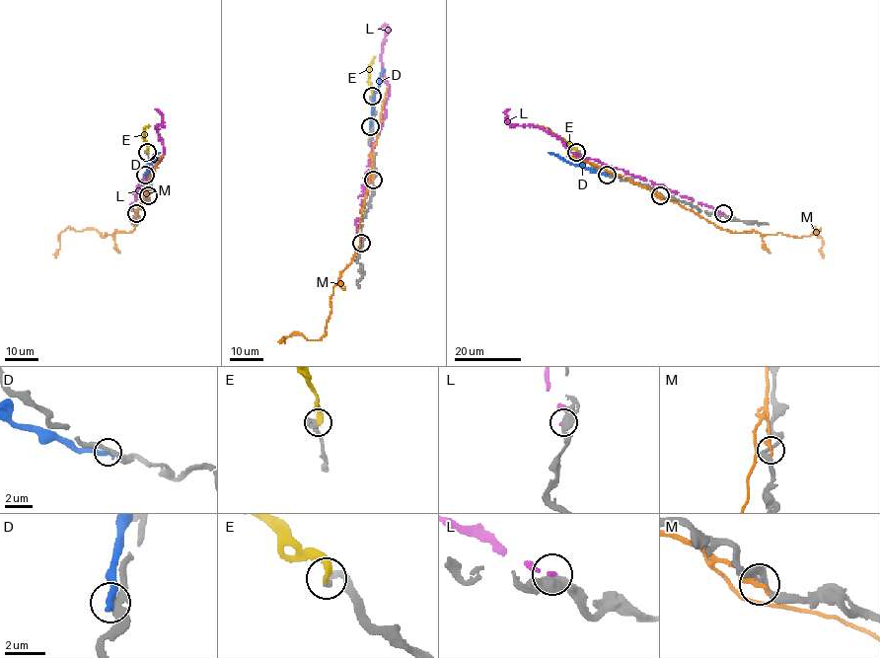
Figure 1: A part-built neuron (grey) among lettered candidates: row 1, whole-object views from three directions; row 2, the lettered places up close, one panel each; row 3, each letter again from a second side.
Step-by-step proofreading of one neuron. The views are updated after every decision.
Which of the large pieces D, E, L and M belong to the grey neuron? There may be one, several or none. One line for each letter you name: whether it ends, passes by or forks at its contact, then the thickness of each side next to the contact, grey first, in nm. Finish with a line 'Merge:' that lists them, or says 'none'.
E: it ends; calibres 360 and 360 nm
Merge: E

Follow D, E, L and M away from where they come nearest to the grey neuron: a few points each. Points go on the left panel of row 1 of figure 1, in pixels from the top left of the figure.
D: (145, 175), (159, 152)
E: (148, 152), (143, 138), (144, 127), (148, 125)
L: (136, 214), (131, 204), (137, 196), (137, 187), (164, 155), (156, 127), (163, 123), (163, 116), (155, 109)
M: (148, 195), (148, 191), (131, 232), (105, 233), (103, 237), (94, 229), (67, 228), (58, 236), (55, 257)

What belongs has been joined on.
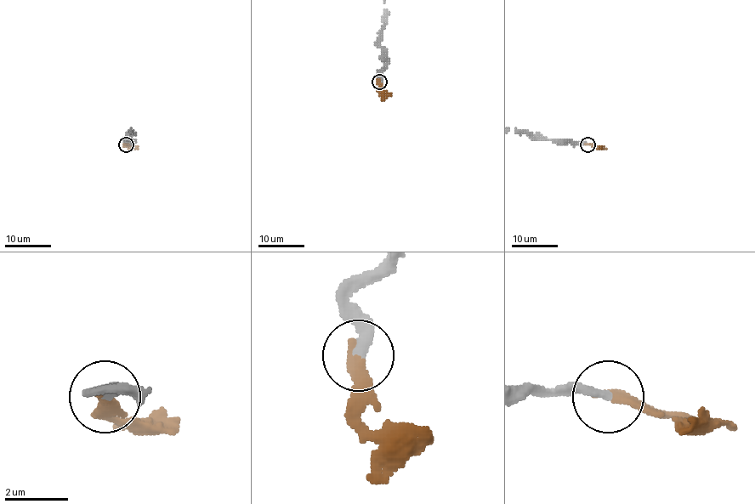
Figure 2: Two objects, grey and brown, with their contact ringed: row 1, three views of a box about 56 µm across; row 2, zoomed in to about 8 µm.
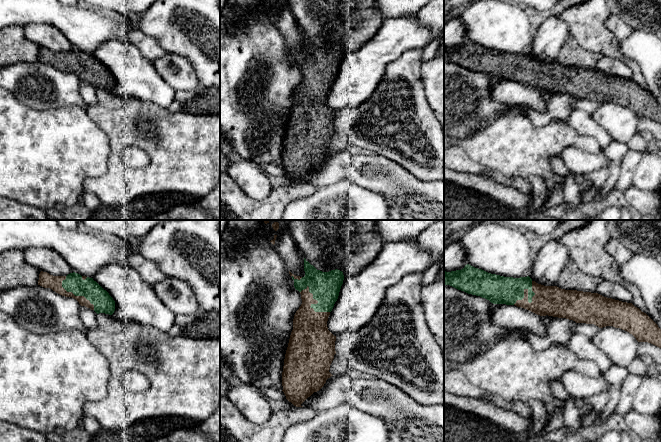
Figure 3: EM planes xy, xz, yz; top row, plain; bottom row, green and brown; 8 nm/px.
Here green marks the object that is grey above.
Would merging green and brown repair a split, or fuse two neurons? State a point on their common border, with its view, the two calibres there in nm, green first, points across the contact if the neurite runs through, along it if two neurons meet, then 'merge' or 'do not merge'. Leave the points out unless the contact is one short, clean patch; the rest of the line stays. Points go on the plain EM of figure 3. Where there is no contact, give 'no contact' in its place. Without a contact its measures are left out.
yz (528, 73) | 220/240 nm | merge

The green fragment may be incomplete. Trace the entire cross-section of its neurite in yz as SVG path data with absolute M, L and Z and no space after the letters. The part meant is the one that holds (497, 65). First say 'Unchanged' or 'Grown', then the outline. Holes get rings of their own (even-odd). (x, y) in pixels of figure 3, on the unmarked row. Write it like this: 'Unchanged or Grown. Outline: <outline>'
Grown. Outline: M469 40L461 46L444 47L444 61L450 61L468 70L480 72L493 80L515 81L540 92L566 94L576 99L594 100L599 104L613 102L632 110L638 118L648 118L661 124L661 105L632 79L604 73L598 69L565 66L557 62L544 62L529 52L513 54L488 49Z

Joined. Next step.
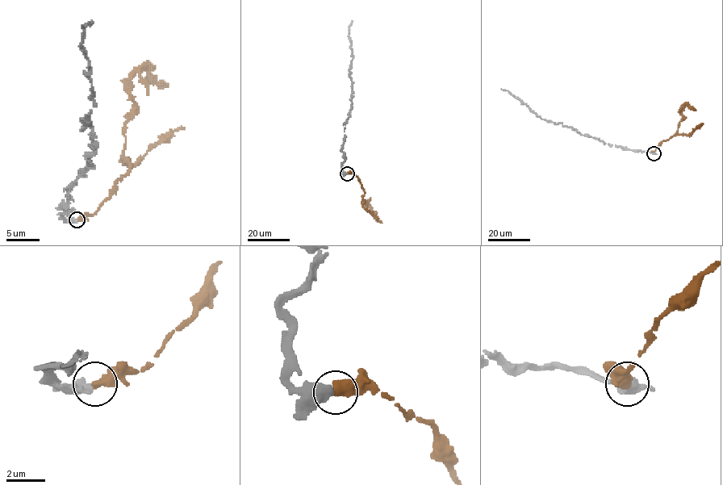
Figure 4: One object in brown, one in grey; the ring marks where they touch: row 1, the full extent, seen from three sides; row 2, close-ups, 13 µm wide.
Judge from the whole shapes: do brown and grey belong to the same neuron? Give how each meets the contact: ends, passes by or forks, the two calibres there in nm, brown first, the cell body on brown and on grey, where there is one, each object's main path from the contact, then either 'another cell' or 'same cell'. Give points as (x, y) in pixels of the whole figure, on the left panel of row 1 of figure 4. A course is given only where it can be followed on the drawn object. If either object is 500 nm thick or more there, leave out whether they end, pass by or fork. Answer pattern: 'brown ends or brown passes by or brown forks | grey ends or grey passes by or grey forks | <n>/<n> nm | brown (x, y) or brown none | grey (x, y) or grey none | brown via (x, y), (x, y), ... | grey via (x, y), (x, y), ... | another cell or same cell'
550/400 nm | brown none | grey none | brown via (77, 219), (91, 215), (127, 173), (124, 131), (132, 116), (131, 80), (145, 68), (166, 85), (158, 89) | grey via (77, 219), (60, 207), (94, 152), (81, 119), (93, 106), (81, 48), (91, 22) | another cell

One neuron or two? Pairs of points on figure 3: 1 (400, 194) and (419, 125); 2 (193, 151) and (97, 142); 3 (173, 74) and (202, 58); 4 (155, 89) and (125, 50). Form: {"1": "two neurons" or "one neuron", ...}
{"1": "two neurons", "2": "two neurons", "3": "two neurons", "4": "one neuron"}

